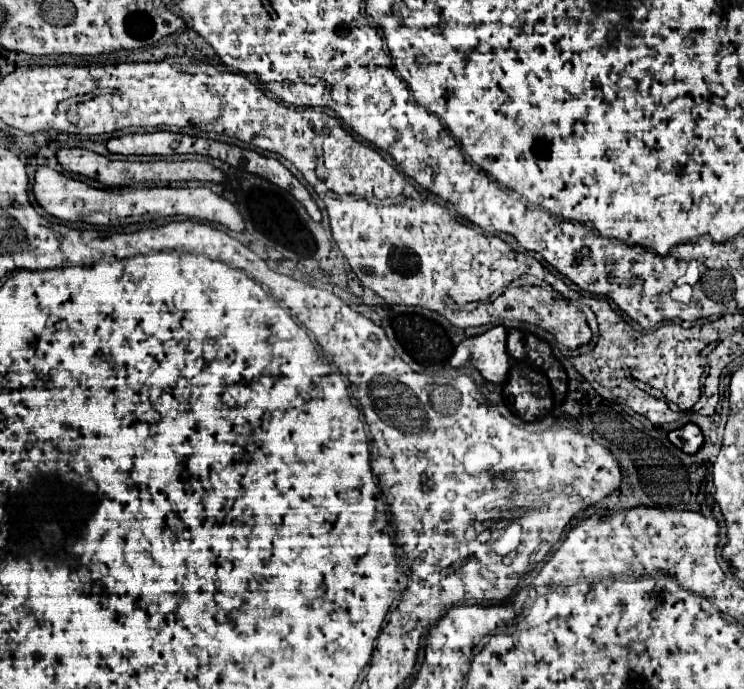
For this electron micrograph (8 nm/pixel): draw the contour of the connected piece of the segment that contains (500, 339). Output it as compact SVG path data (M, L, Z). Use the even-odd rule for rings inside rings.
M498 325L486 331L484 335L466 339L456 347L450 365L464 367L466 363L472 363L486 381L500 385L506 381L510 371L506 337L508 337L506 327Z

